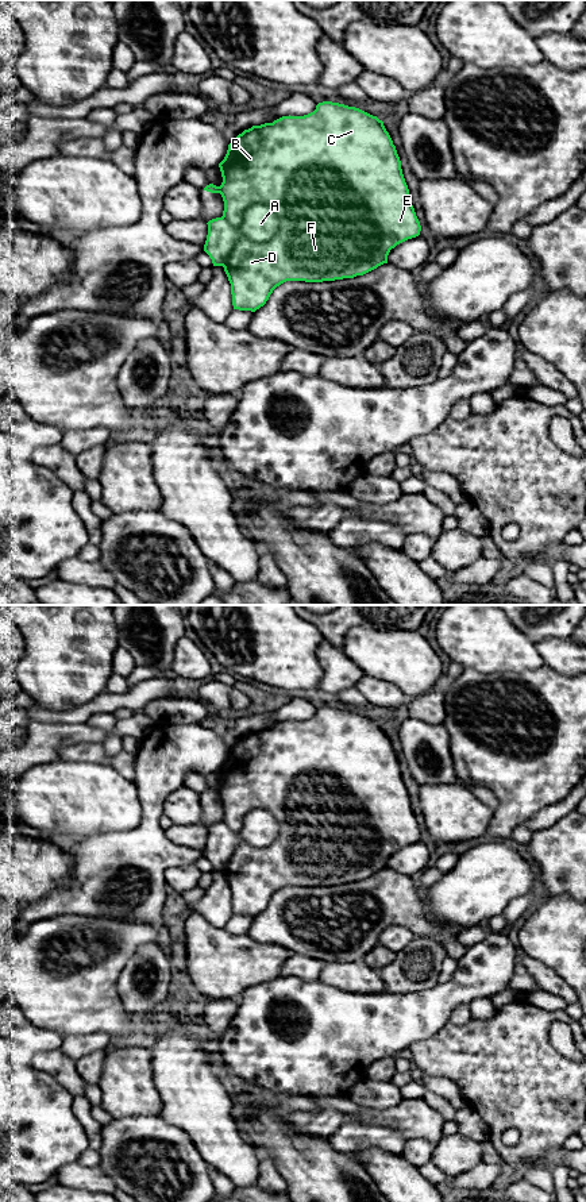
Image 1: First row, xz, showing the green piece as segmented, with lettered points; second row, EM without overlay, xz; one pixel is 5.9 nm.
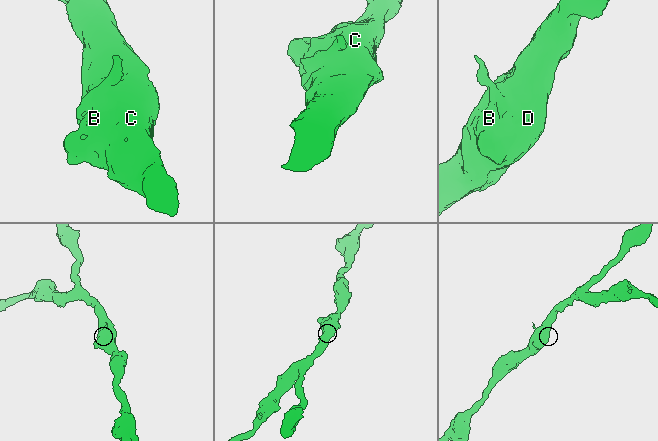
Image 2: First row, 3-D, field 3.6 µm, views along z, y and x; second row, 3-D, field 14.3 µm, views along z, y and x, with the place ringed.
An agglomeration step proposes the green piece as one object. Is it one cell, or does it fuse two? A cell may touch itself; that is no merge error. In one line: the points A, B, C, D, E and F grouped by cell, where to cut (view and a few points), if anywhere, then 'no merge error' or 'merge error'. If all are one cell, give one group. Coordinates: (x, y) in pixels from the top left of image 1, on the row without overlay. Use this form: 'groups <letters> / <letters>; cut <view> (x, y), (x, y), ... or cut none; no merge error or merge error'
groups A / B C D E F; cut xz (269, 811), (278, 835), (266, 846), (241, 840), (222, 870); merge error

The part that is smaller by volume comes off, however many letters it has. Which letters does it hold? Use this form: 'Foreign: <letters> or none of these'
Foreign: A

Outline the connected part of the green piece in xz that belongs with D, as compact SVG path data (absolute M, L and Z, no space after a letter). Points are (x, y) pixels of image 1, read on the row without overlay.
M323 706L316 714L304 721L282 721L273 728L252 731L239 739L230 750L224 764L219 768L223 787L219 791L224 806L223 822L234 832L239 833L246 816L257 809L270 812L279 824L278 837L267 847L254 847L240 840L225 864L223 872L231 889L234 914L255 917L266 909L273 895L286 886L323 887L363 881L378 871L388 868L388 860L397 850L420 840L421 831L410 806L408 790L405 787L401 766L396 751L386 736L383 727L359 713L339 708Z

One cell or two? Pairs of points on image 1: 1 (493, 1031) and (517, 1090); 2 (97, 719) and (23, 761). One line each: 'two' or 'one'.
1: one
2: two

